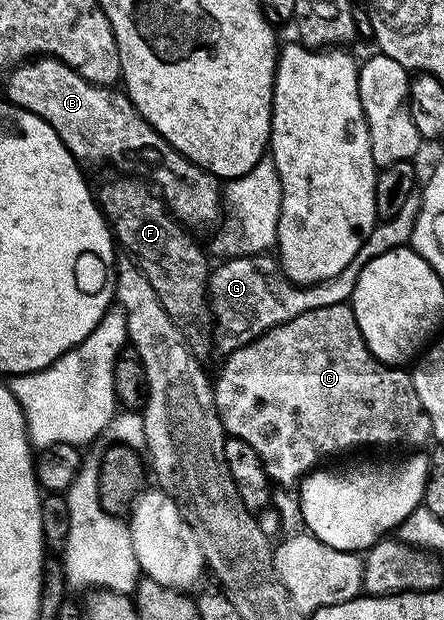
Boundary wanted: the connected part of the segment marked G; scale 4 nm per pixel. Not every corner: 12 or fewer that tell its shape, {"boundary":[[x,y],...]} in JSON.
{"boundary":[[411,195],[342,273],[293,283],[271,254],[213,266],[214,343],[237,351],[270,329],[348,303],[362,269],[412,242]]}

